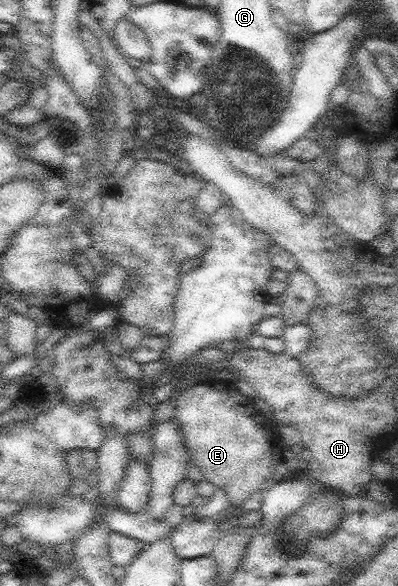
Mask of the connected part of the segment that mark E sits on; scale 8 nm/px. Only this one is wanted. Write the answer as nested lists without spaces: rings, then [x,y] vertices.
[[[220,381],[217,386],[188,387],[178,398],[174,413],[174,420],[180,422],[184,432],[191,461],[207,481],[228,493],[230,507],[234,509],[254,492],[263,491],[273,481],[276,466],[285,462],[286,443],[272,421],[231,381]]]

